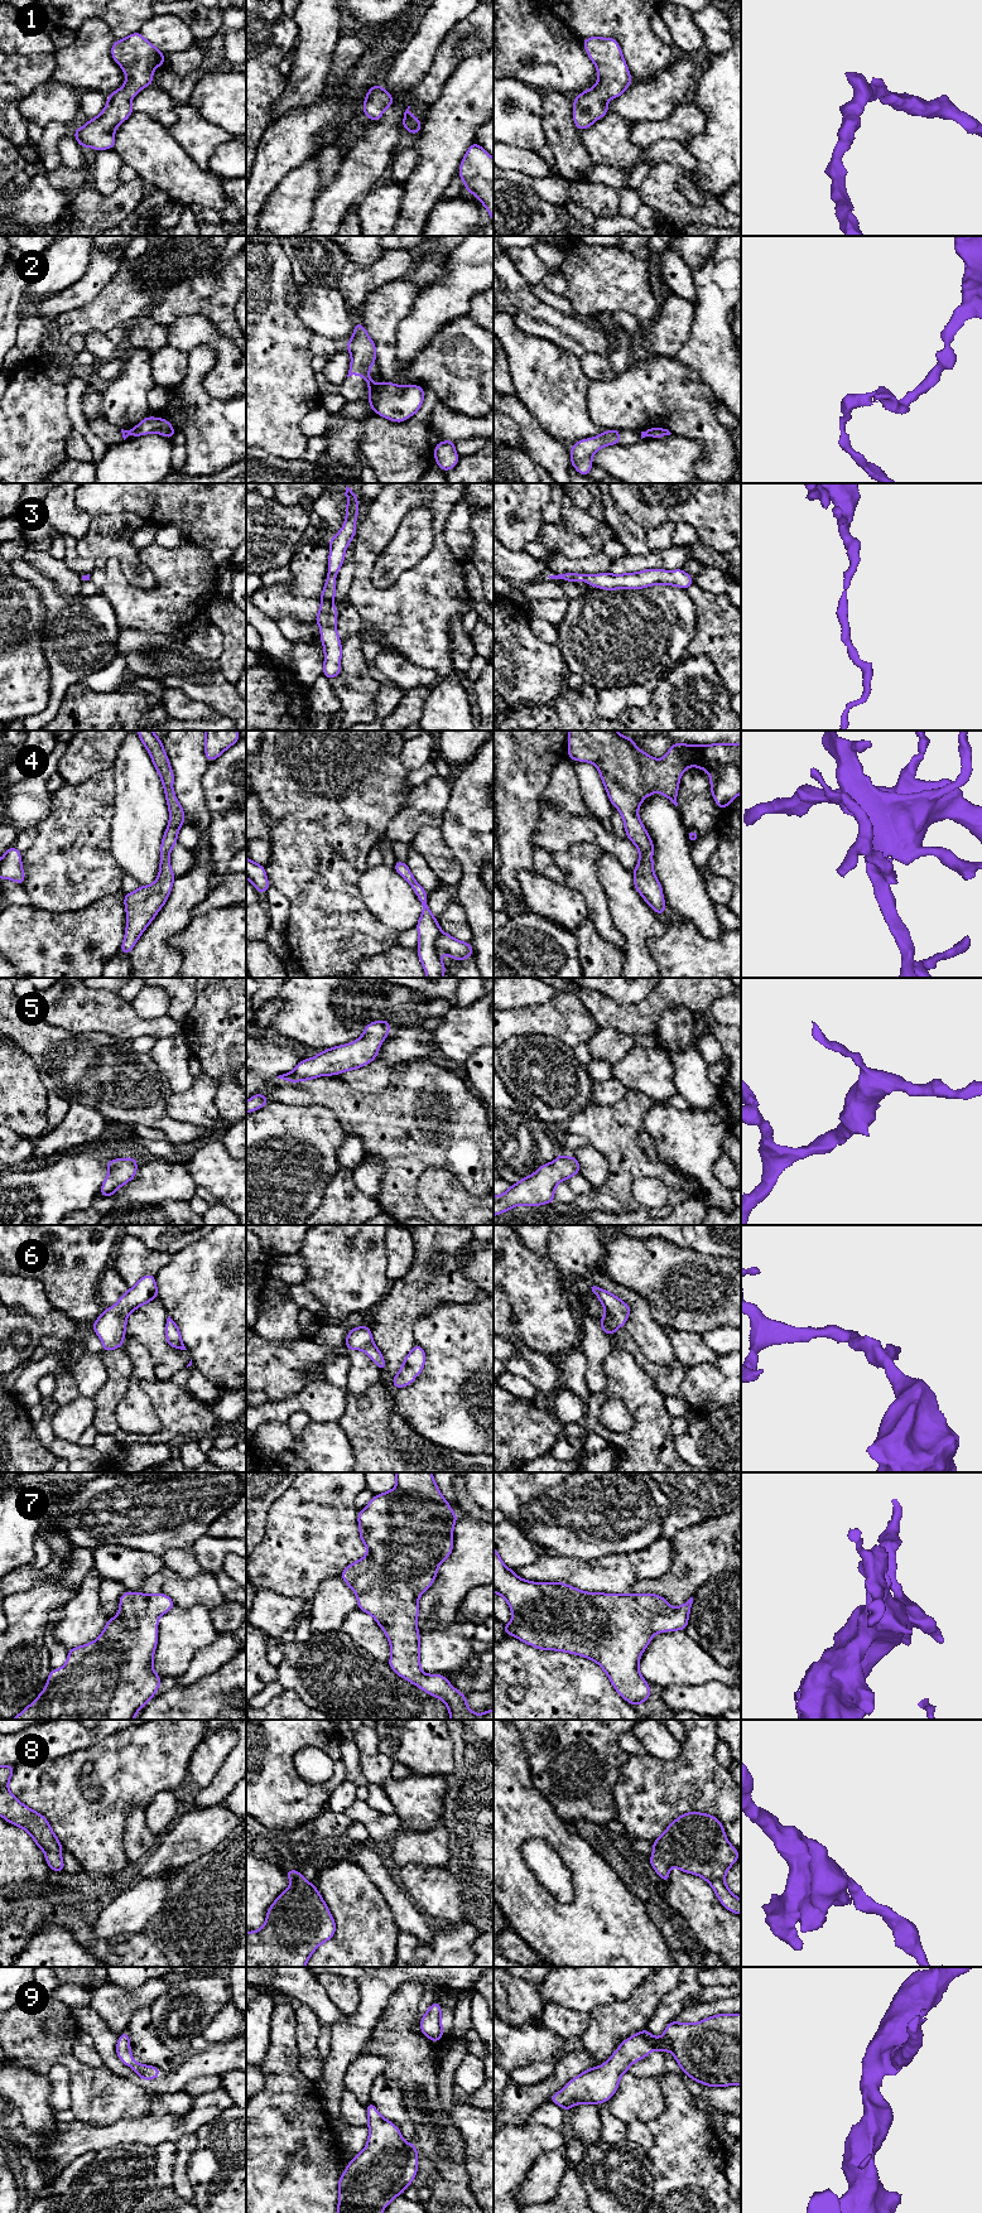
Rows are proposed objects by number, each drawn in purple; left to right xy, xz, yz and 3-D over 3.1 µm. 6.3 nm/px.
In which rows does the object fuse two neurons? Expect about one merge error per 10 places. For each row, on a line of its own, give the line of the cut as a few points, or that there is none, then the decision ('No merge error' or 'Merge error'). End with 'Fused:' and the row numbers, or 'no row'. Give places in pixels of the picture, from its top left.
1: No split. No merge error
2: Split along xz (378, 385), (370, 395). Merge error
3: No split. No merge error
4: No split. No merge error
5: No split. No merge error
6: No split. No merge error
7: No split. No merge error
8: No split. No merge error
9: No split. No merge error
Fused: 2

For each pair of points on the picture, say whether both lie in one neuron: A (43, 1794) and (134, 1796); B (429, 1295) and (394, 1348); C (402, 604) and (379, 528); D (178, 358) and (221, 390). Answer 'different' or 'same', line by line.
A: same
B: same
C: same
D: different

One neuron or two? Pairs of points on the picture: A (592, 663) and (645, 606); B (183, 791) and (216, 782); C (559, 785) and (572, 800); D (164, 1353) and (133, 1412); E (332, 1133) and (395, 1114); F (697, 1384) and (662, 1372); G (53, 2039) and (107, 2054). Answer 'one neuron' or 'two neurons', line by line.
A: one neuron
B: two neurons
C: one neuron
D: two neurons
E: two neurons
F: two neurons
G: two neurons

